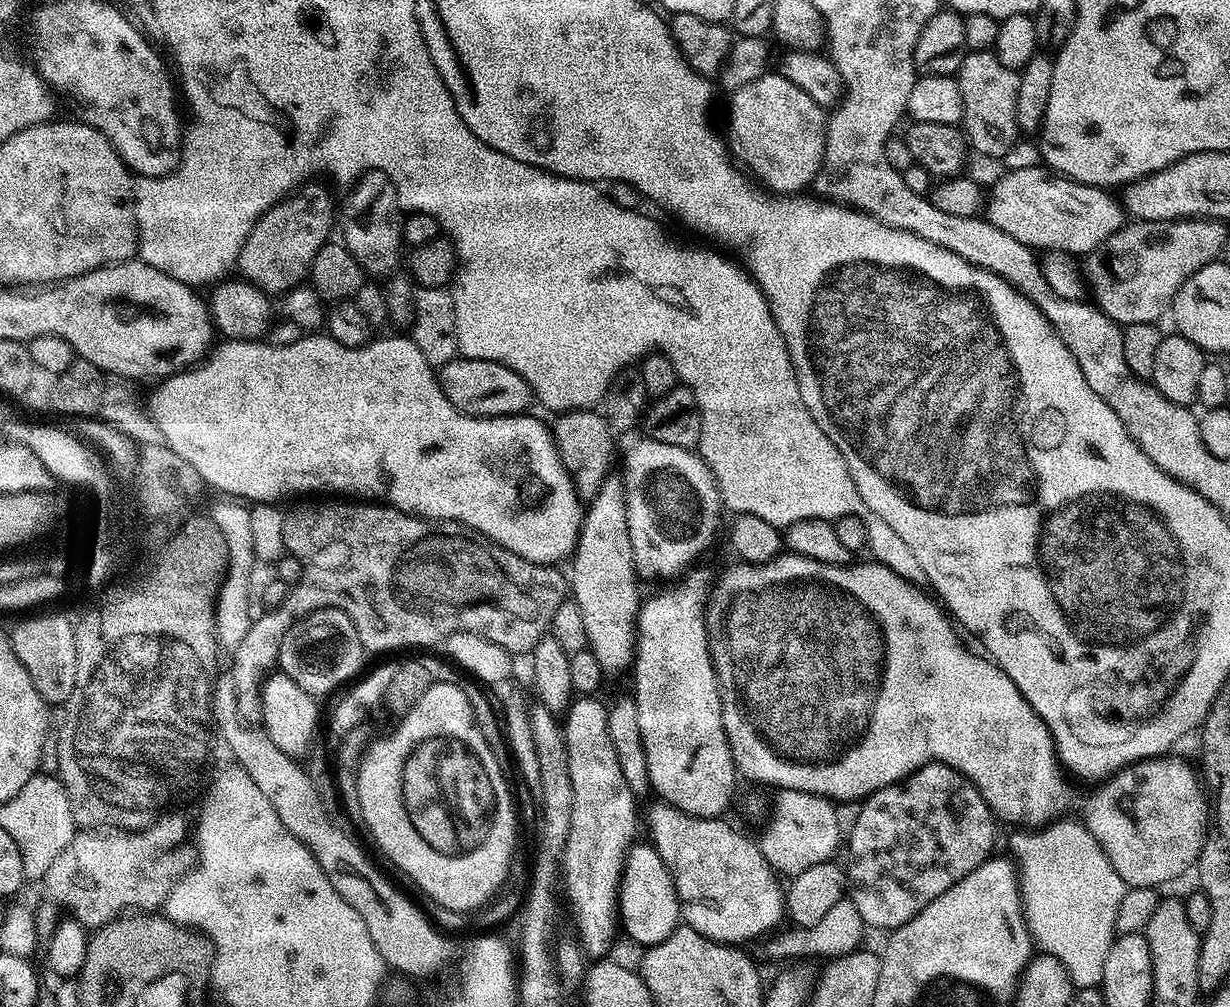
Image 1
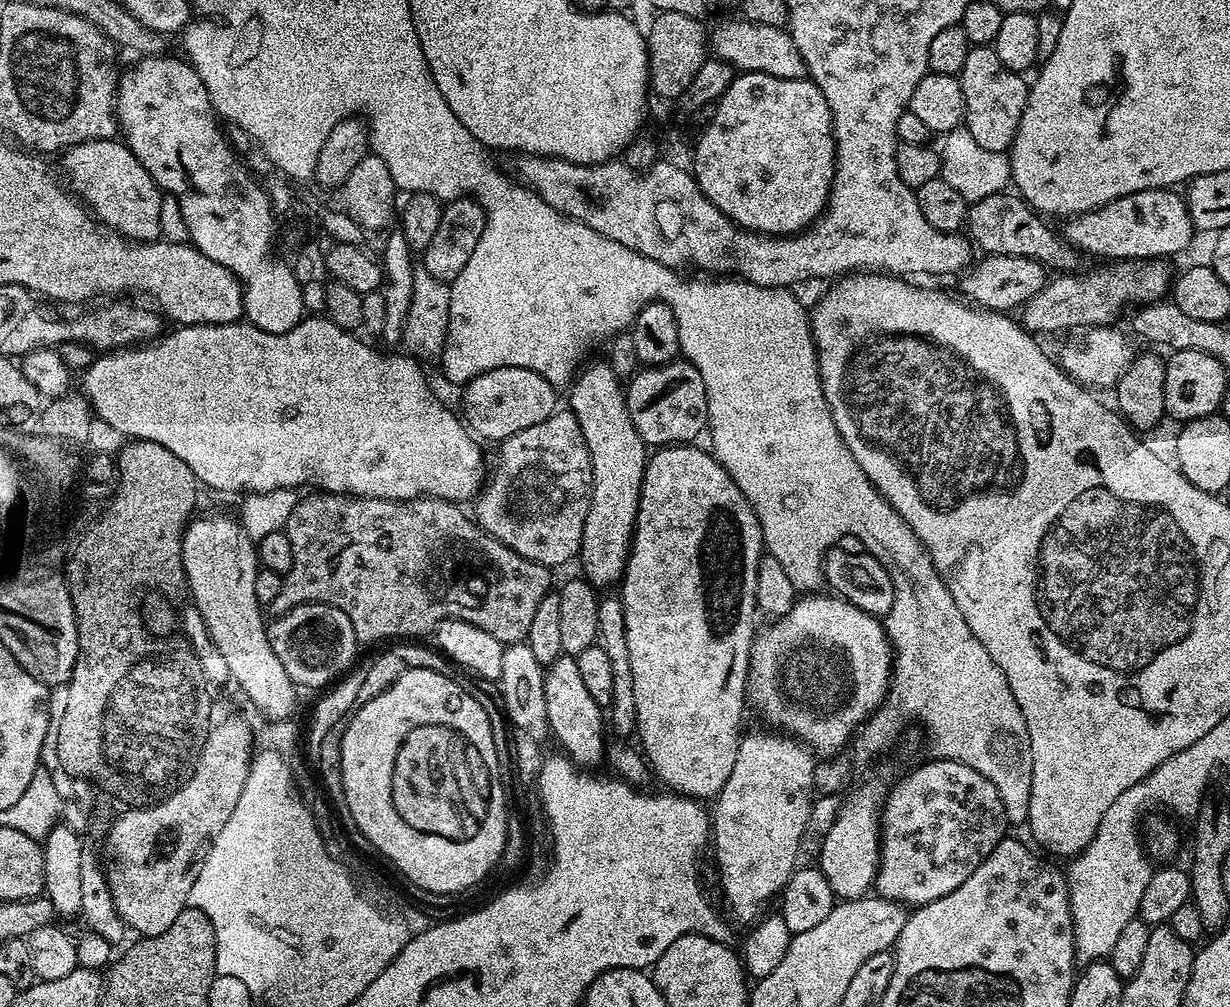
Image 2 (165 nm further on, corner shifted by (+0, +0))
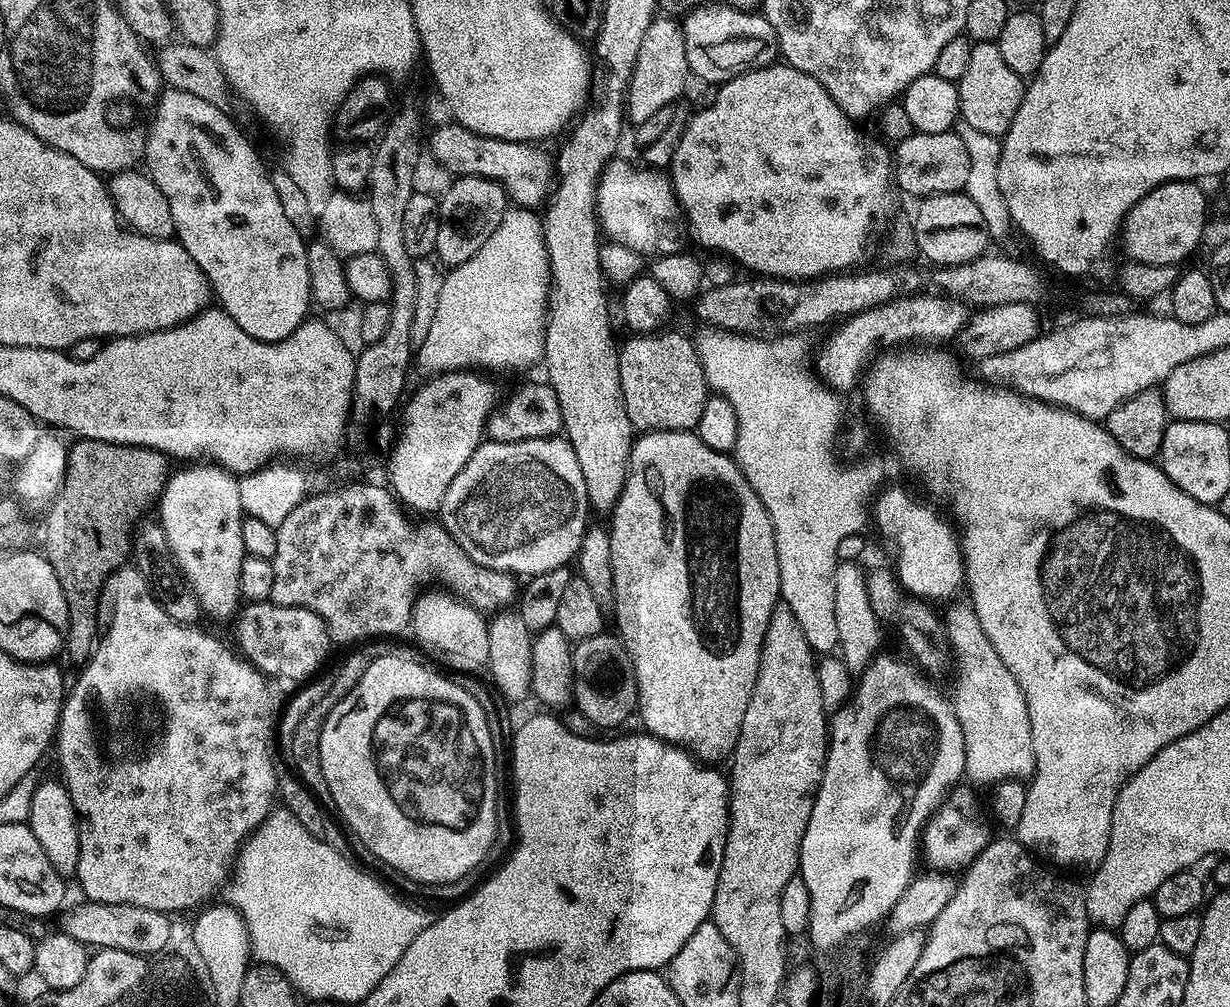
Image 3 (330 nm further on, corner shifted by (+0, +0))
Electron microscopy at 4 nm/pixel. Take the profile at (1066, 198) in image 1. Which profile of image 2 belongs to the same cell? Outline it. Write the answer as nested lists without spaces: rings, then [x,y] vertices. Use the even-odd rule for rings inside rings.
[[[1147,188],[1134,194],[1126,194],[1114,202],[1110,202],[1101,208],[1095,208],[1089,212],[1083,212],[1080,216],[1071,217],[1068,224],[1062,229],[1062,236],[1081,253],[1089,252],[1092,256],[1104,256],[1105,261],[1113,260],[1154,260],[1157,258],[1169,258],[1178,252],[1192,240],[1194,229],[1192,219],[1188,213],[1188,201],[1179,191],[1172,188]]]

